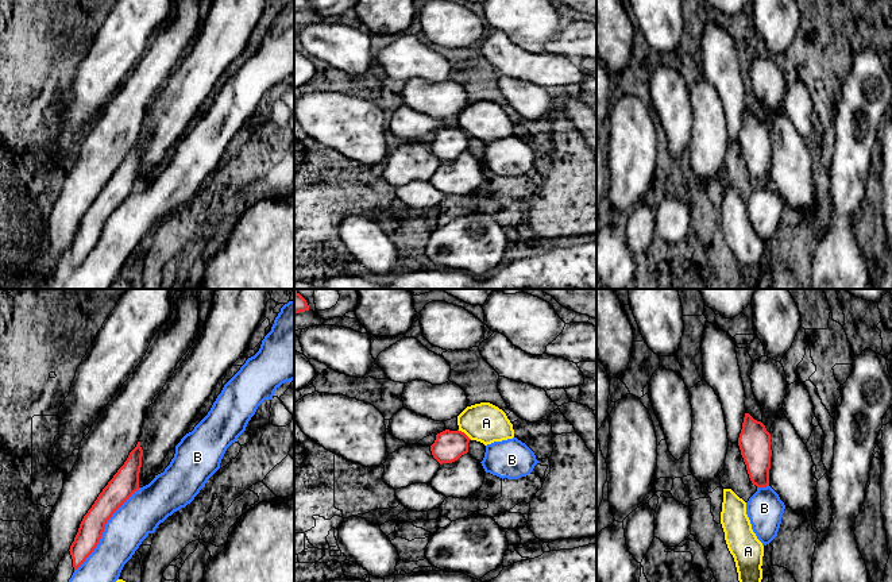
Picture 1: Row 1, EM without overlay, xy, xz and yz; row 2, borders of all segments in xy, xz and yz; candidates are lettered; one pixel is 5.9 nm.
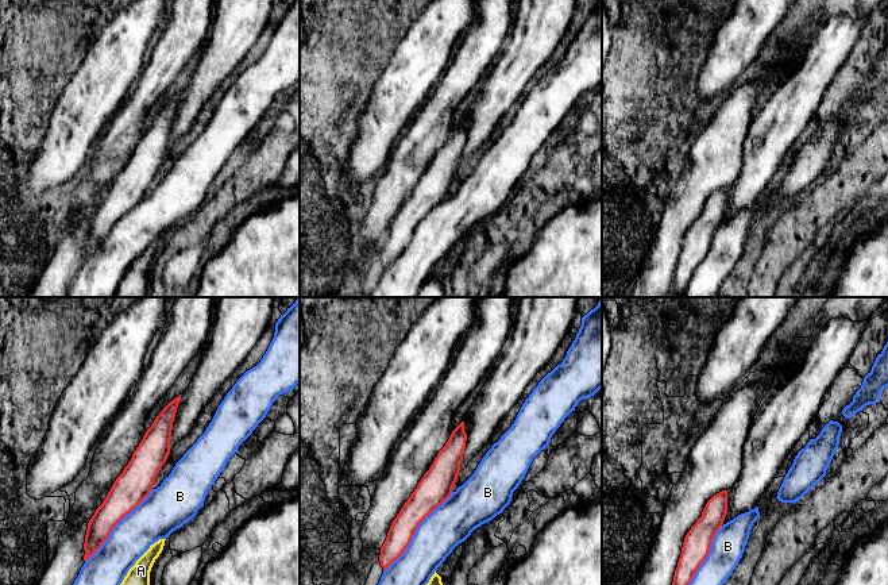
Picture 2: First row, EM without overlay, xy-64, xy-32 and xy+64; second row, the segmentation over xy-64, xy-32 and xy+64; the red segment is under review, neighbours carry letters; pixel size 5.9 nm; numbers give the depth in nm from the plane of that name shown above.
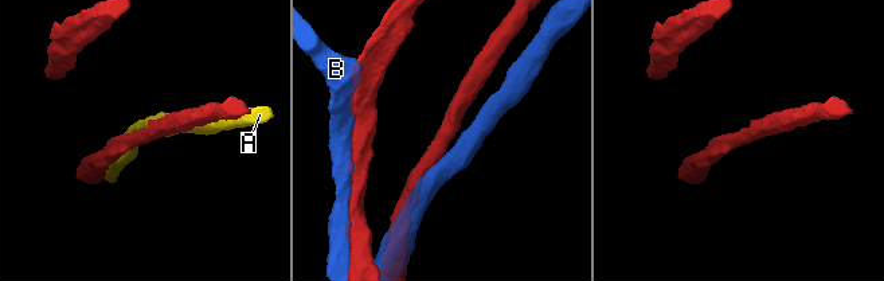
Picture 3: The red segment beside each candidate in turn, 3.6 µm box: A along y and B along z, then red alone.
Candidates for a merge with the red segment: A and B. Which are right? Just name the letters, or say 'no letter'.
no letter

